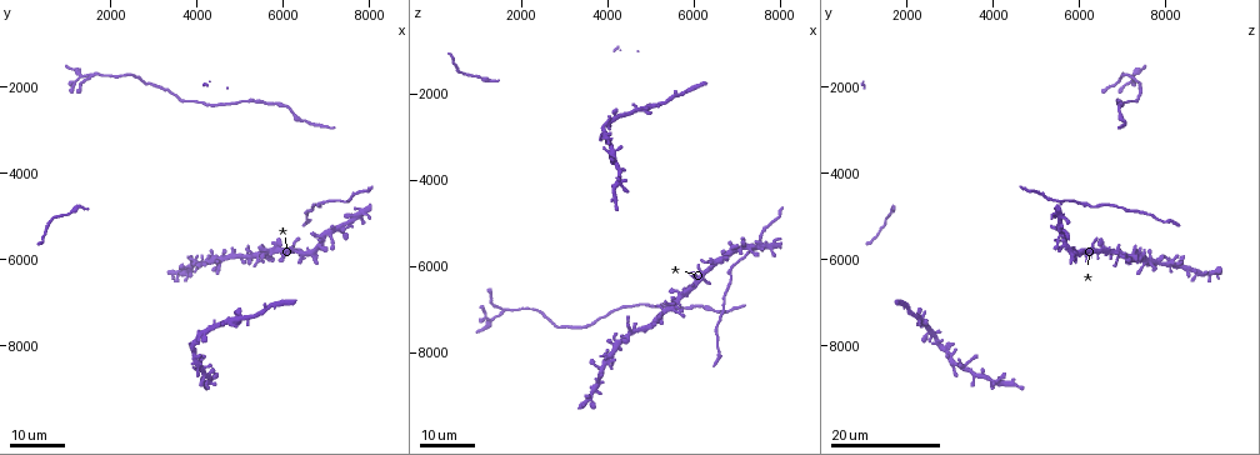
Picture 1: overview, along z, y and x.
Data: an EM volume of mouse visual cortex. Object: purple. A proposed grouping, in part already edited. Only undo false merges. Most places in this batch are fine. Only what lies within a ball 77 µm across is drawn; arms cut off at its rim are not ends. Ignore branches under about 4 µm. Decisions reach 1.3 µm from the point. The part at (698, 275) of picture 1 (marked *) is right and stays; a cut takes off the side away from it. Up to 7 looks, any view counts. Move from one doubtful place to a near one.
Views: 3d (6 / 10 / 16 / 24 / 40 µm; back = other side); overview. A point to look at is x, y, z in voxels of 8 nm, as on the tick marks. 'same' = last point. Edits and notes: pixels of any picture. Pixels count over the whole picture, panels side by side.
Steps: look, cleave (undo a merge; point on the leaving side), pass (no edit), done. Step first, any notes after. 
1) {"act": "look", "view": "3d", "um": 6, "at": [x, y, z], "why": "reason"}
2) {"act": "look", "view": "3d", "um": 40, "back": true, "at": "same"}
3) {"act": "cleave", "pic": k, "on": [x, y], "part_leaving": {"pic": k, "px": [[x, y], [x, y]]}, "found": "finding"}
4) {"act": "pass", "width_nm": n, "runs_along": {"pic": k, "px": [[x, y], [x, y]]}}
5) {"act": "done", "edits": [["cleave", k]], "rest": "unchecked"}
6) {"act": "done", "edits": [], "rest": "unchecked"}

{"act": "look", "view": "3d", "um": 16, "at": [4200, 8850, 4100], "why": "four or more arms meet"}

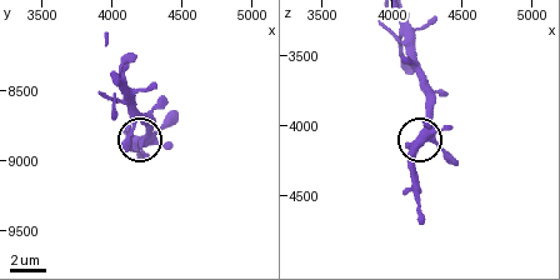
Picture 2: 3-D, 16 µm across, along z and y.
{"act": "look", "view": "3d", "um": 6, "at": "same", "why": "zoom in"}

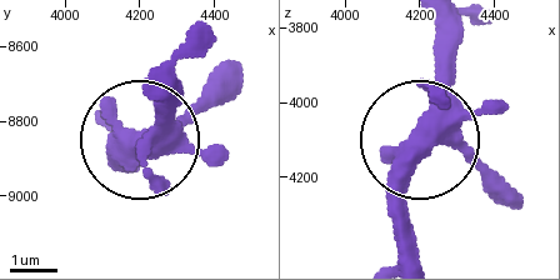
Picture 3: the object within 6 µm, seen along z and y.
{"act": "pass", "found": "continuous, no second cell"}

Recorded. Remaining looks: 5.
{"act": "look", "view": "3d", "um": 16, "at": [1650, 1700, 7000], "why": "branch point"}

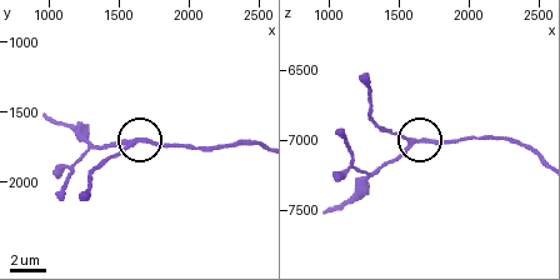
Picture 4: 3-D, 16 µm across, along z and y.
{"act": "look", "view": "3d", "um": 10, "at": [1580, 1700, 7040], "why": "zoom in"}

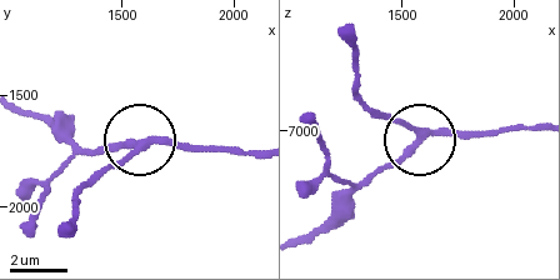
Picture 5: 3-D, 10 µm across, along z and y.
{"act": "pass", "arms": 3, "runs_along": {"pic": 5, "px": [[534, 130], [413, 133], [358, 96]]}, "found": "all the same cell"}

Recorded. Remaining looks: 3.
{"act": "look", "view": "3d", "um": 24, "at": [3100, 1950, 7450], "why": "calibre changes"}

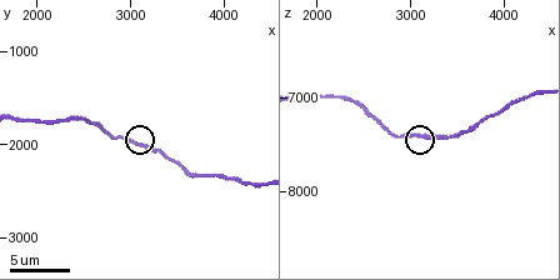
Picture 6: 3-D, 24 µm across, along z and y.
{"act": "look", "view": "3d", "um": 10, "at": [3100, 2000, 7400]}

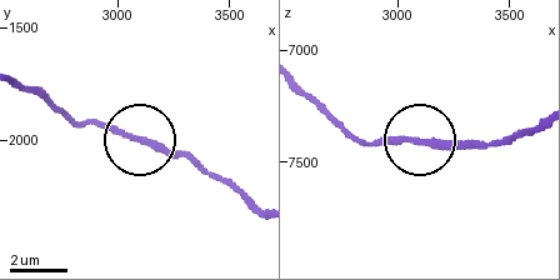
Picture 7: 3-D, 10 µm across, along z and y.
{"act": "look", "view": "3d", "um": 10, "back": true, "at": [3060, 1980, 7410]}

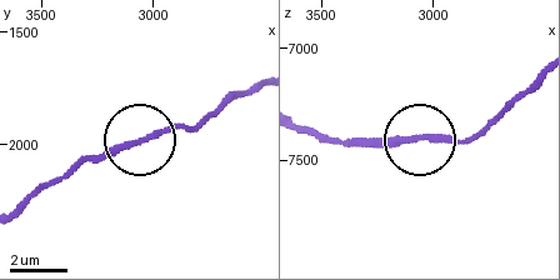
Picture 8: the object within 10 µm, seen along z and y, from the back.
{"act": "pass", "runs_along": {"pic": 8, "px": [[26, 204], [84, 164], [204, 118]]}, "found": "all the same cell"}

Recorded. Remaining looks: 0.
{"act": "done", "edits": [], "rest": "unchecked"}

